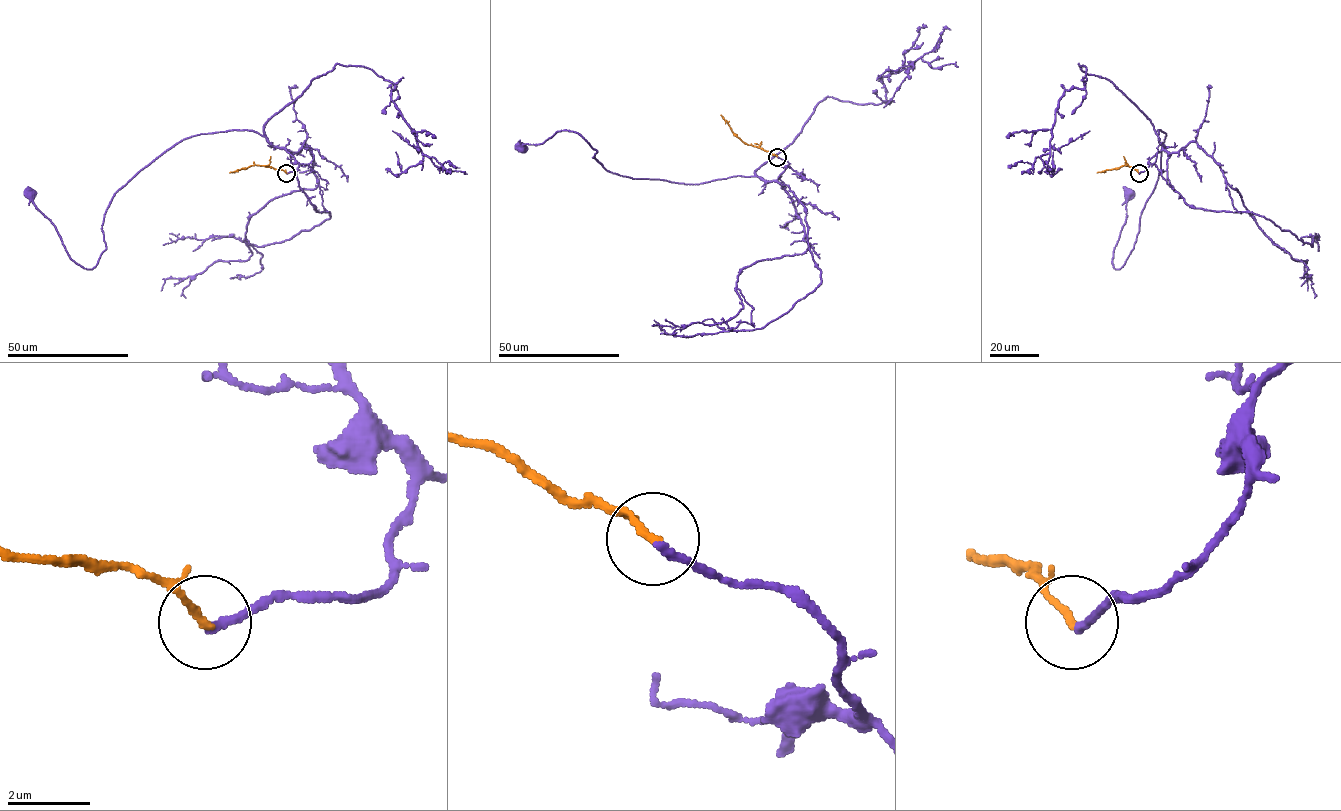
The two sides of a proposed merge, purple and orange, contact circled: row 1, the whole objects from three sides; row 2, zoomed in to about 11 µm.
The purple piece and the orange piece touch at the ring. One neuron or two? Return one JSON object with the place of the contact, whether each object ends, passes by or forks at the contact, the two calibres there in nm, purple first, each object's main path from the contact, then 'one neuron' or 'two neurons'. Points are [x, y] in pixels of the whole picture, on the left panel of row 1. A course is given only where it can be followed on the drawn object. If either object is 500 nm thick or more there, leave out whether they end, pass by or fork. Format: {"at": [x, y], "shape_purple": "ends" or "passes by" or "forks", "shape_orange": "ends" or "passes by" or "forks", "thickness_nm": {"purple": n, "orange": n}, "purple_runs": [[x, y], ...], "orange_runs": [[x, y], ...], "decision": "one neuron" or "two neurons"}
{"at": [286, 173], "shape_purple": "ends", "shape_orange": "ends", "thickness_nm": {"purple": 200, "orange": 190}, "purple_runs": [[287, 173], [298, 162], [252, 131], [181, 140], [117, 191], [104, 216], [106, 249], [88, 269], [28, 194]], "orange_runs": [[287, 173], [255, 165], [229, 172]], "decision": "one neuron"}

